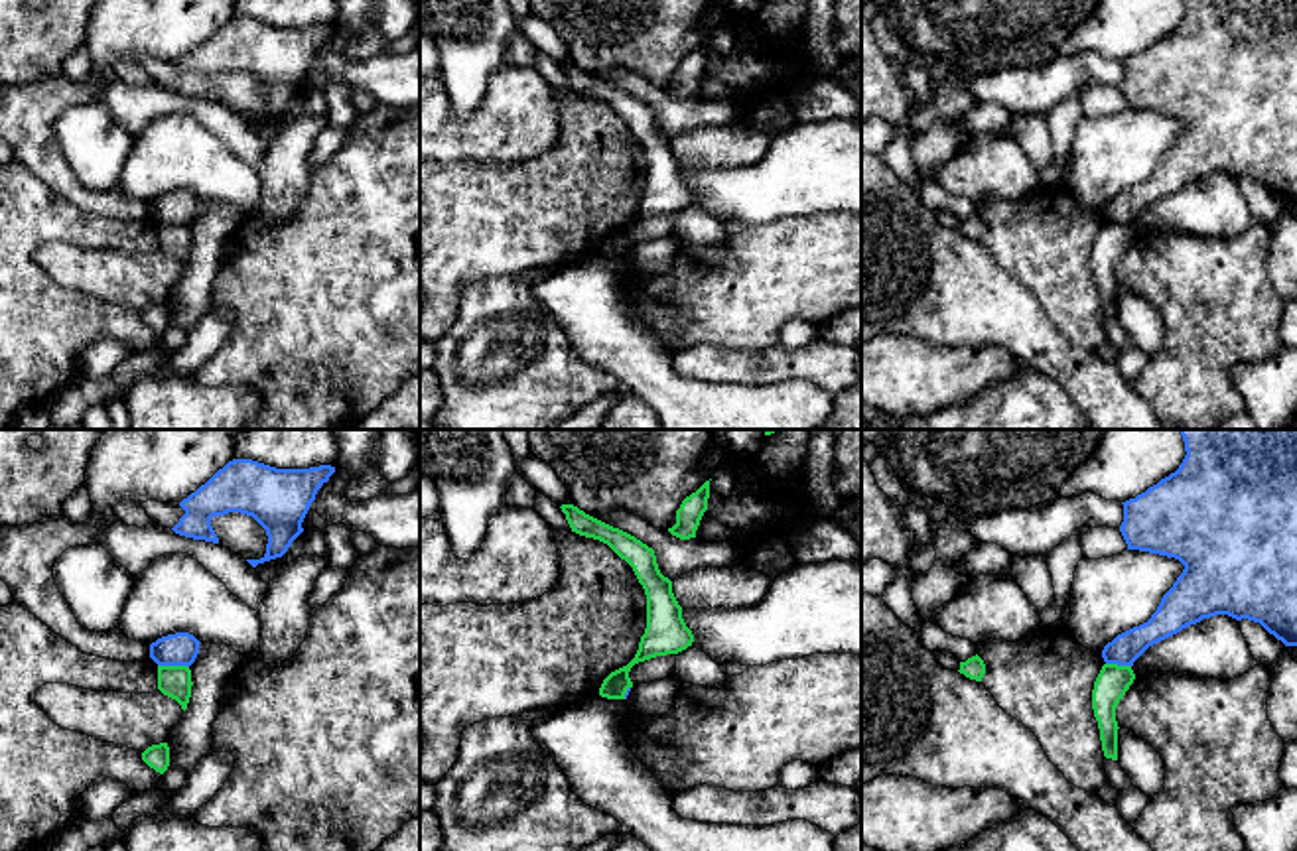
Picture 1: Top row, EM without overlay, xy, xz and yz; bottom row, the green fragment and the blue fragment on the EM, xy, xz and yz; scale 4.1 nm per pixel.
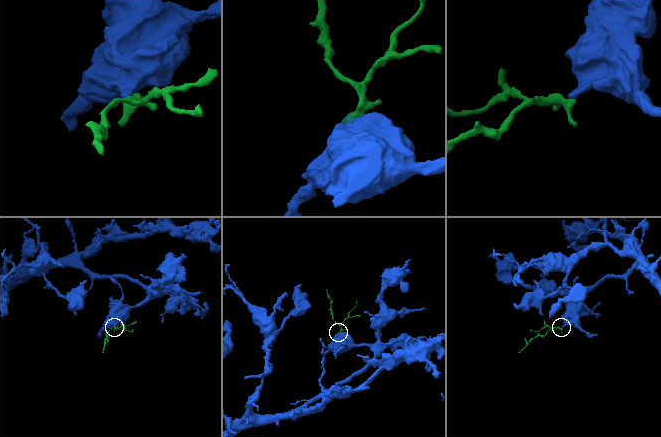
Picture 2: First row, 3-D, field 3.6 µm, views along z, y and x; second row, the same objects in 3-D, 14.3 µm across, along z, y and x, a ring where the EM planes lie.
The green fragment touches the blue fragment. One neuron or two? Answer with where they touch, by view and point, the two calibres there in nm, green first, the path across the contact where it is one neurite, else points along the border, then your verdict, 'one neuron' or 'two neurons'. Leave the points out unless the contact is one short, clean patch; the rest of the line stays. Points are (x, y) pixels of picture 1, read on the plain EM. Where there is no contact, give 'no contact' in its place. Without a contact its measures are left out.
contact xy (174, 225); calibres 130 and 140 nm; border xy (158, 223), (184, 223), (188, 227); two neurons

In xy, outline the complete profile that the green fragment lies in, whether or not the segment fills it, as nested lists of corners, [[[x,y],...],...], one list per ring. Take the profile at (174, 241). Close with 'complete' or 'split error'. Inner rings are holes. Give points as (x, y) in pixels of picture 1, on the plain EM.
[[[158,225],[158,248],[187,268],[191,256],[191,229],[187,225]]]; complete

